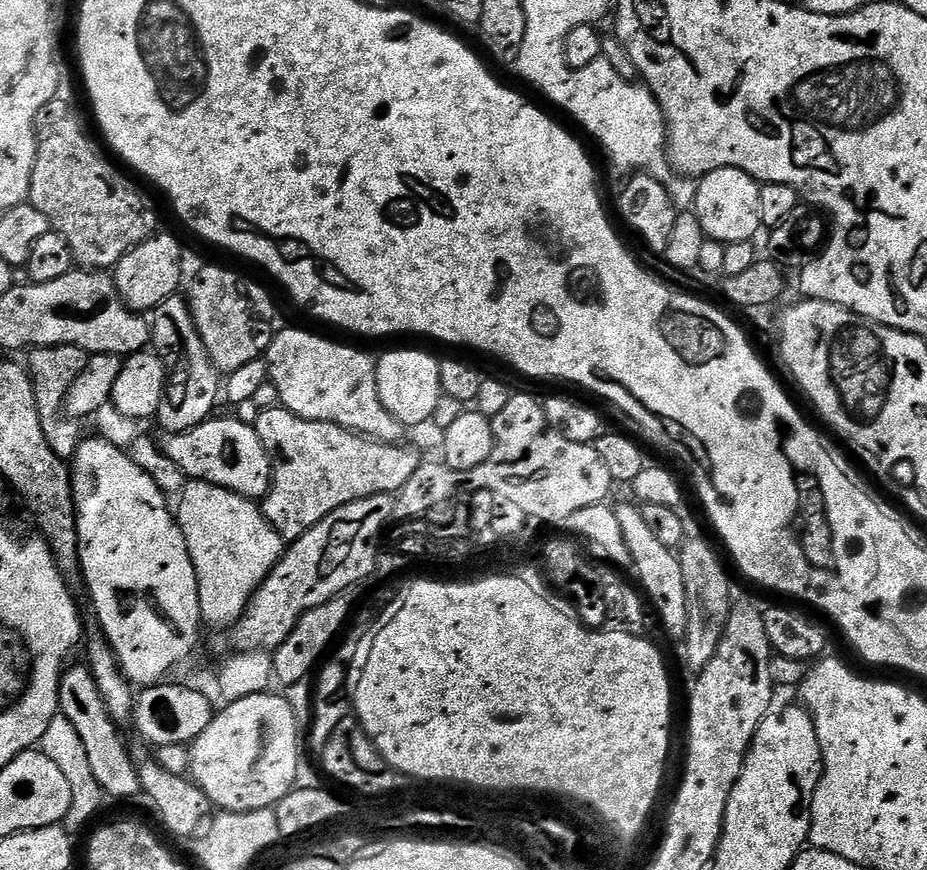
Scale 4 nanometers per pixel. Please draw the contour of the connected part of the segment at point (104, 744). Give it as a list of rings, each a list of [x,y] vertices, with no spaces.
[[[83,663],[75,664],[65,667],[64,675],[60,677],[59,715],[68,719],[77,731],[77,738],[85,747],[91,773],[94,774],[94,779],[101,787],[103,795],[108,798],[117,796],[120,800],[128,800],[131,796],[139,797],[141,795],[140,779],[136,773],[138,766],[134,760],[132,762],[128,748],[120,737],[121,729],[116,721],[110,718],[106,702],[98,690],[98,682],[94,682],[94,674]]]

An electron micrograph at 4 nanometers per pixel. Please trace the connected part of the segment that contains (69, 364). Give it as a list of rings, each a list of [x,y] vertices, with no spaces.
[[[59,344],[31,349],[27,356],[26,367],[28,375],[32,377],[34,398],[40,411],[46,442],[50,442],[50,450],[54,450],[54,454],[58,454],[65,462],[71,461],[80,445],[82,433],[80,433],[81,425],[65,415],[64,400],[68,397],[70,386],[74,386],[74,378],[78,378],[78,374],[86,370],[89,353],[82,351],[78,346]]]

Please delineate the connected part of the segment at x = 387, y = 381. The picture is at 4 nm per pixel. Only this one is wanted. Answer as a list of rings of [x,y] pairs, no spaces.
[[[400,348],[397,352],[388,352],[376,360],[376,377],[378,378],[378,398],[382,398],[382,406],[404,424],[405,429],[412,430],[419,424],[427,425],[431,421],[434,409],[438,407],[438,398],[444,395],[440,381],[440,360],[428,352],[419,352],[416,348]]]

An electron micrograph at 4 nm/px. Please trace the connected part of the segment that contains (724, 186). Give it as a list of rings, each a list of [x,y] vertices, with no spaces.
[[[719,168],[699,177],[694,211],[698,222],[702,222],[705,237],[722,242],[725,246],[747,240],[755,241],[756,231],[762,228],[758,214],[760,186],[760,181],[737,168]]]

